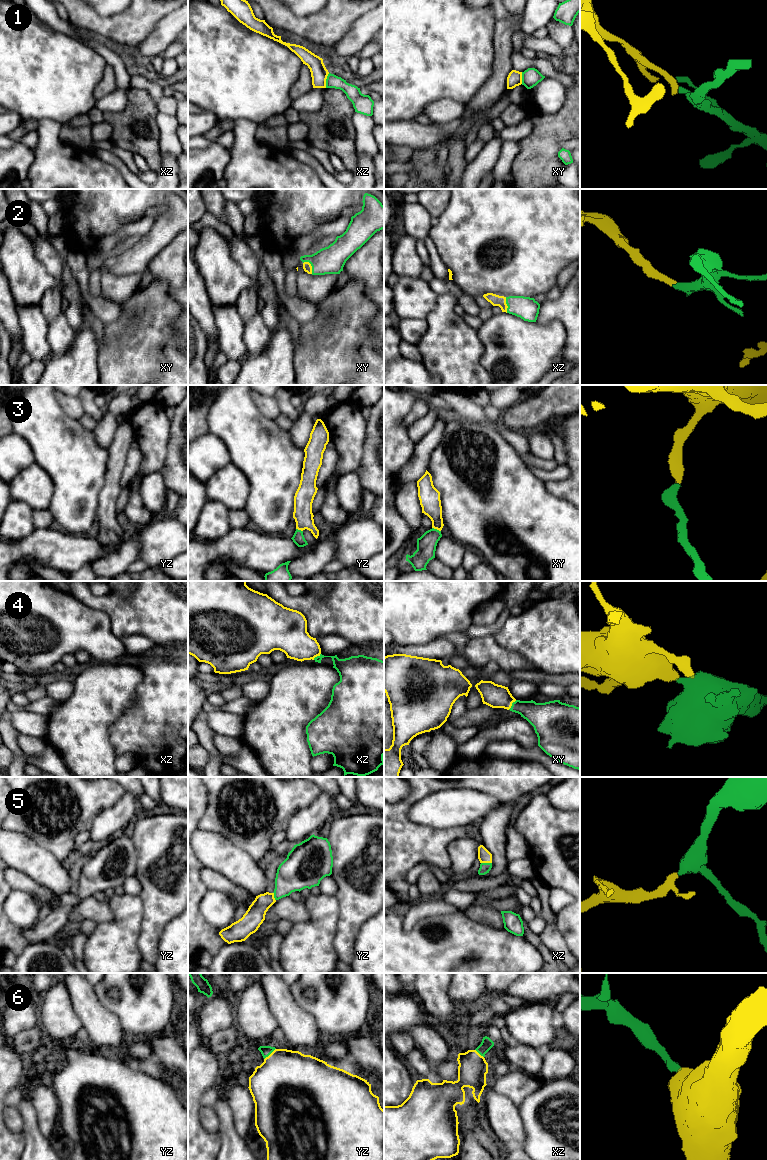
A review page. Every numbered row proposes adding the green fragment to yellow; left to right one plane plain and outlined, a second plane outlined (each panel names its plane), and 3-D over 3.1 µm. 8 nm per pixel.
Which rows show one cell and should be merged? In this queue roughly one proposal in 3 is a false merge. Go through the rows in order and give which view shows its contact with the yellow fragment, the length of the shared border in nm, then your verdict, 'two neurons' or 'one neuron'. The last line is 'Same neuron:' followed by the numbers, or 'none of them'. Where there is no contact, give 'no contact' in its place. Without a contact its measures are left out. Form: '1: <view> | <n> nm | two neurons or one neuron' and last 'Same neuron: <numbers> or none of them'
1: xz | 120 nm | two neurons
2: xy | 120 nm | one neuron
3: xy | 80 nm | one neuron
4: xy | 100 nm | one neuron
5: xz | 90 nm | one neuron
6: yz | 130 nm | one neuron
Same neuron: 2, 3, 4, 5, 6

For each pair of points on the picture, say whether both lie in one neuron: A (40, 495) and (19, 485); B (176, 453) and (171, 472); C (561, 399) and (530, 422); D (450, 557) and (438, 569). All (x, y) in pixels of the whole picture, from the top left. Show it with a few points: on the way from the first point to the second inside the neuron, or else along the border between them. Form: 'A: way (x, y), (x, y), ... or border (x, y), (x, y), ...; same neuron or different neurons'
A: way (35, 490), (31, 486), (24, 486); same neuron
B: way (176, 458), (176, 467); same neuron
C: way (553, 399), (538, 414); same neuron
D: border (435, 557), (453, 569); different neurons

